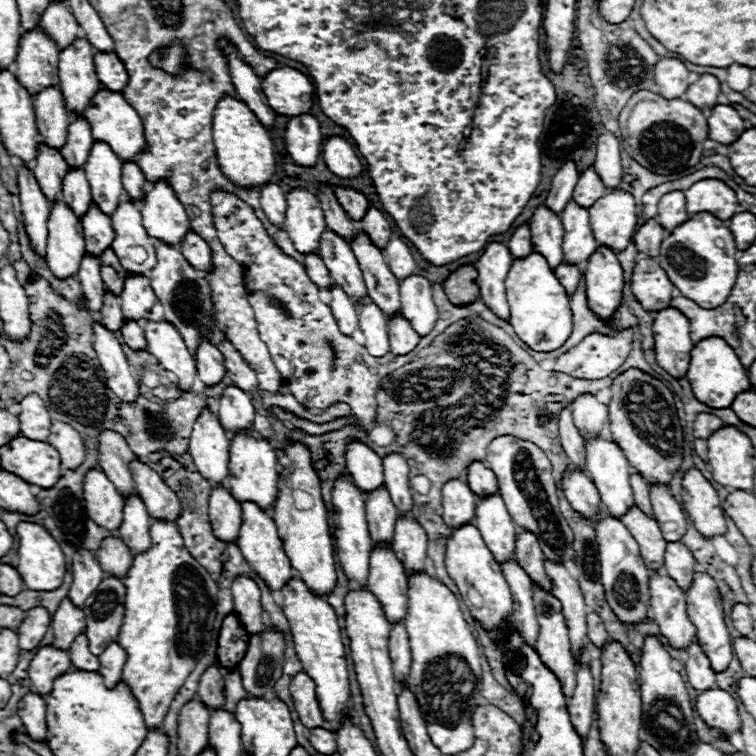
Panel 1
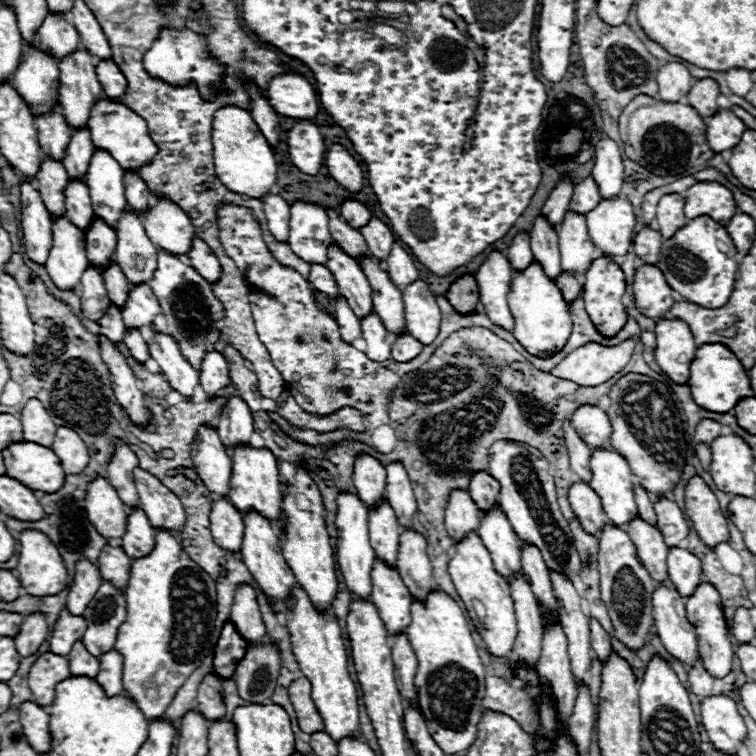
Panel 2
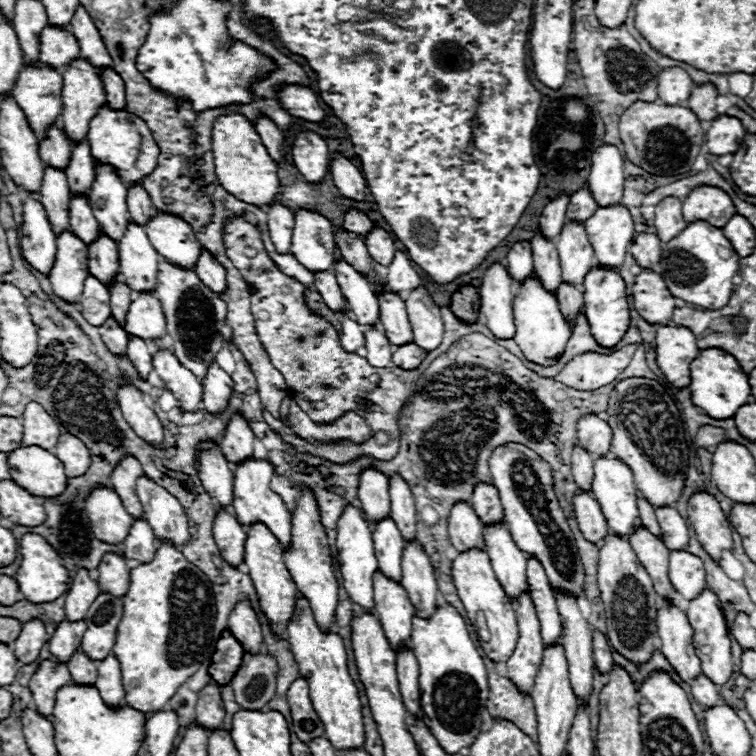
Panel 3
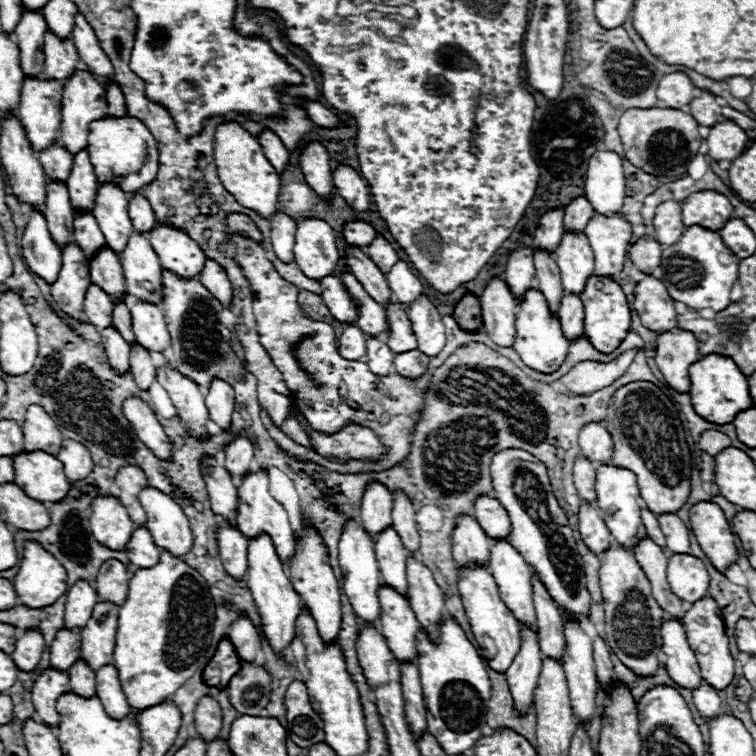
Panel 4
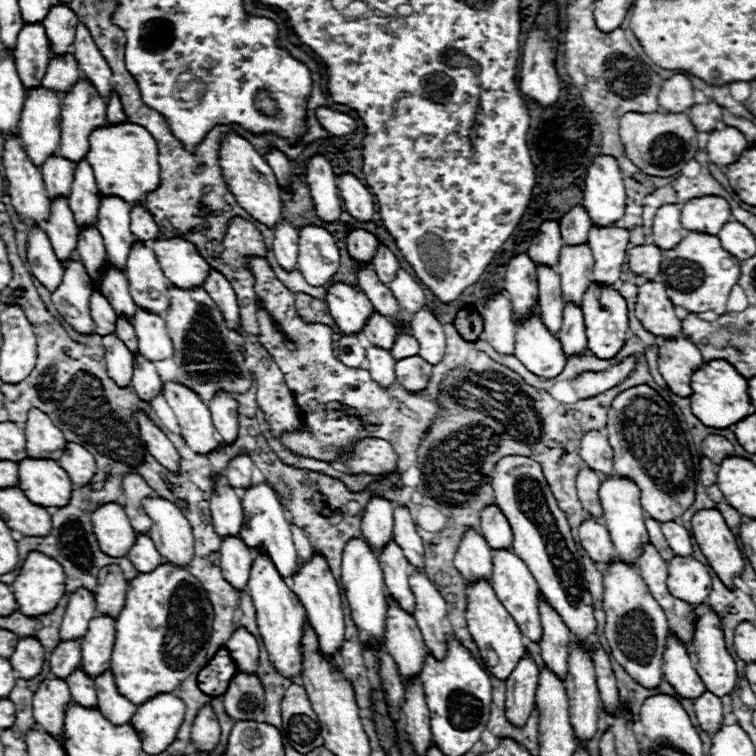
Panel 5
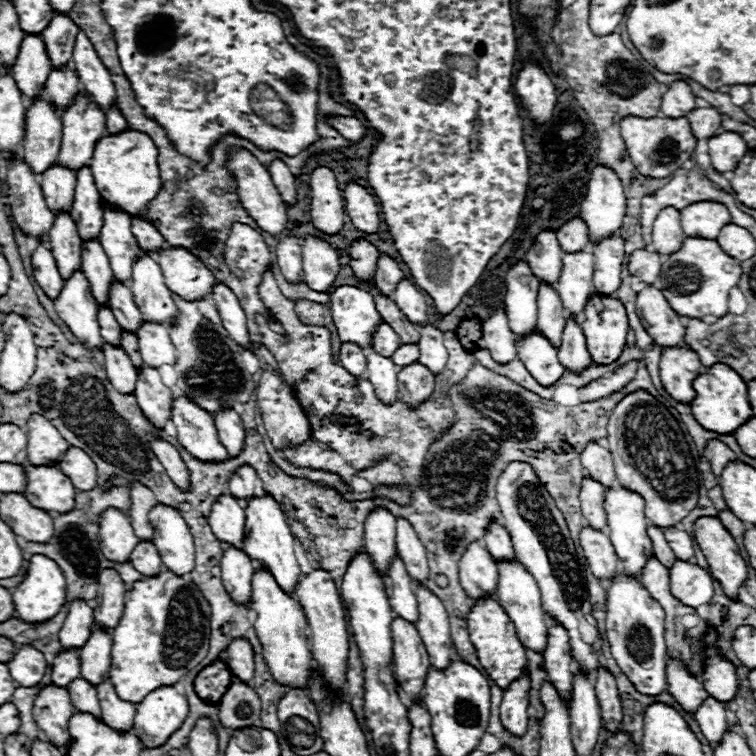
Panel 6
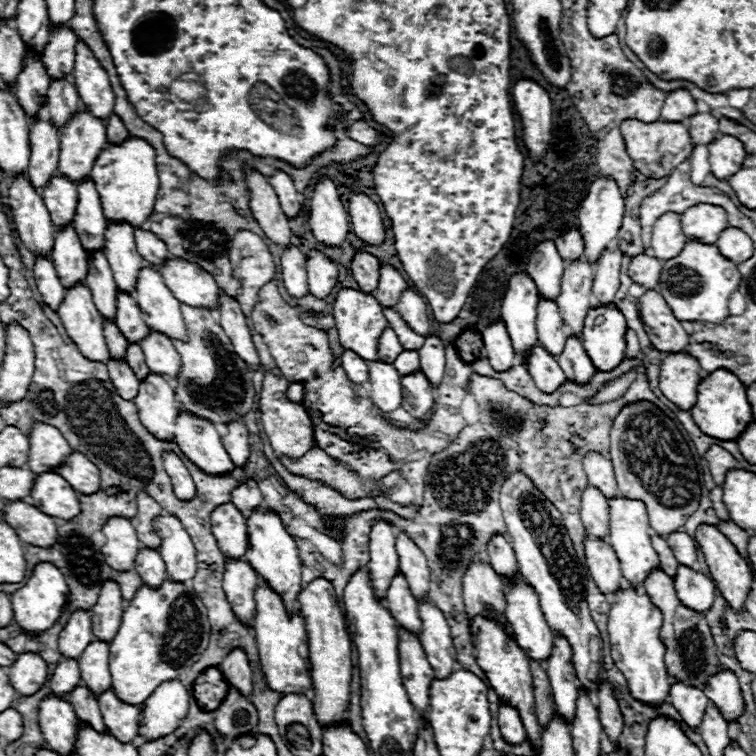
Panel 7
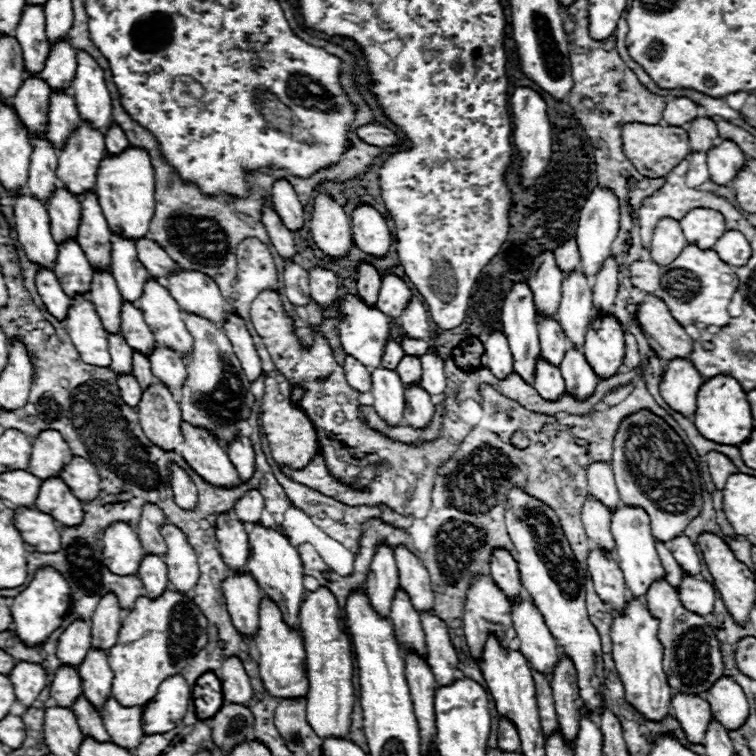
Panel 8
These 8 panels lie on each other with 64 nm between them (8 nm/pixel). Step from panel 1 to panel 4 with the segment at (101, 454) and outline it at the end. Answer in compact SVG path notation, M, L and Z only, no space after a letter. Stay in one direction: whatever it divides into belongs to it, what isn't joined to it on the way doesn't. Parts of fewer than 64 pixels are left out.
M128 464L124 468L118 470L116 474L116 484L120 488L120 502L124 504L124 508L128 510L132 522L136 526L144 526L146 524L146 512L138 502L138 492L142 486L146 486L146 476L140 468Z

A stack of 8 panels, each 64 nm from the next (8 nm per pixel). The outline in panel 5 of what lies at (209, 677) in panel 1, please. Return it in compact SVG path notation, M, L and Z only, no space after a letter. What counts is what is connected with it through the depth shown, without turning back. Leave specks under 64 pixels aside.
M206 704L204 708L200 708L200 712L194 720L192 744L200 752L212 752L216 748L218 740L220 740L220 724L214 714L214 708L210 704Z

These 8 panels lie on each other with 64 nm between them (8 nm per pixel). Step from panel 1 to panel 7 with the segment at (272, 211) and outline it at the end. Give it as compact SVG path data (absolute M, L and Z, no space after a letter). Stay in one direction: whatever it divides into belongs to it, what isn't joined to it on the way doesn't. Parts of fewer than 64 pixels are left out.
M298 246L282 248L280 252L280 266L282 266L282 280L286 290L292 296L304 296L308 294L308 282L306 282L306 260Z

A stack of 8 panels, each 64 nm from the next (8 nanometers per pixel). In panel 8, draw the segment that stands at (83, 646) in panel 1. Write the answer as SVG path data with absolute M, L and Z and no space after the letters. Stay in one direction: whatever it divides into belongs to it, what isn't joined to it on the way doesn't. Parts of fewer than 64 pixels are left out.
M80 694L76 698L76 704L72 706L72 712L76 714L76 720L78 720L80 730L84 732L84 736L92 736L98 742L110 740L110 736L108 736L108 732L106 732L106 728L102 724L100 712L92 706L92 702L84 694Z

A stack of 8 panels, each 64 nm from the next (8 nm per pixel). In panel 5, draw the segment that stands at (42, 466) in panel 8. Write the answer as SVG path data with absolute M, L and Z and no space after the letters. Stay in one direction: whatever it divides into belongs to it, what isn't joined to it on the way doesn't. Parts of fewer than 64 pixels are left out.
M32 408L28 412L28 420L24 422L22 428L26 432L28 456L32 456L32 458L58 458L62 454L62 448L66 446L62 432L38 408Z

